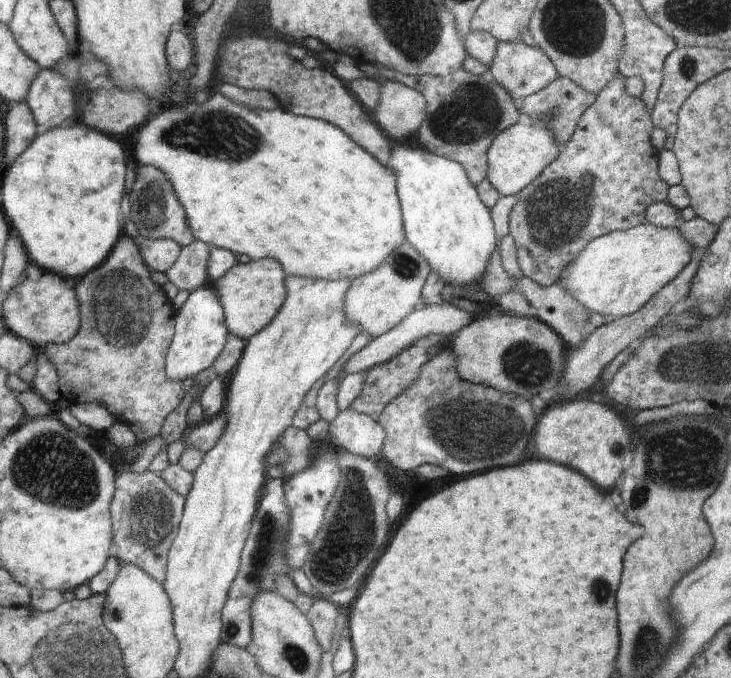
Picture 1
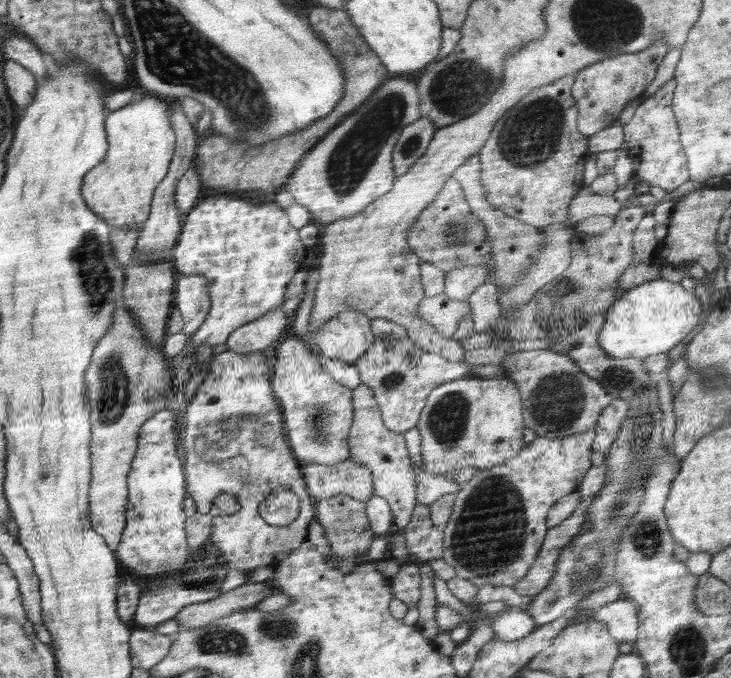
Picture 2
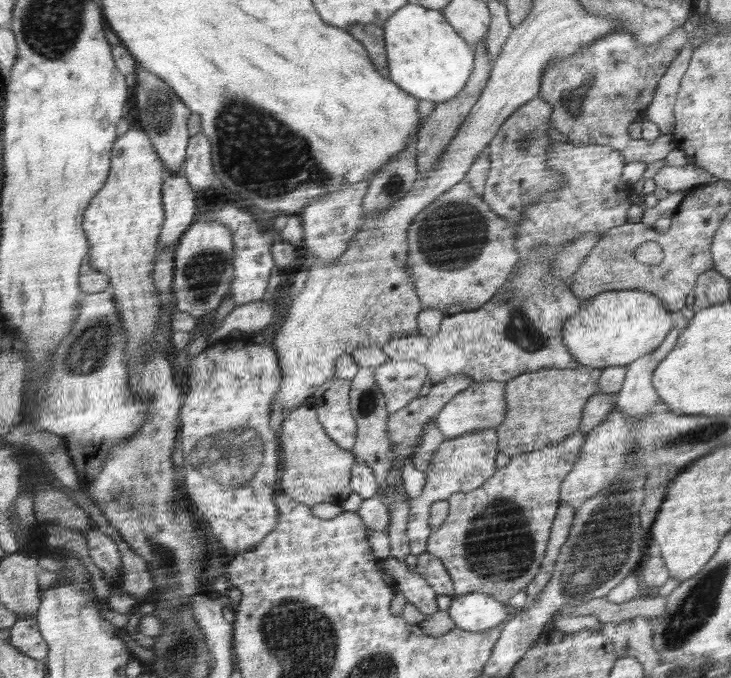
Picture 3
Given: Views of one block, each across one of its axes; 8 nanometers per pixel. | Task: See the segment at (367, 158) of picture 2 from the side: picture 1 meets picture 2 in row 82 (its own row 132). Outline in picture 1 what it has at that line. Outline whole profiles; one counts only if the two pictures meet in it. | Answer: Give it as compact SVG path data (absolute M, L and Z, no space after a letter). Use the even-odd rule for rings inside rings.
M392 80L381 83L380 104L374 118L394 142L416 134L427 118L427 100L418 90Z

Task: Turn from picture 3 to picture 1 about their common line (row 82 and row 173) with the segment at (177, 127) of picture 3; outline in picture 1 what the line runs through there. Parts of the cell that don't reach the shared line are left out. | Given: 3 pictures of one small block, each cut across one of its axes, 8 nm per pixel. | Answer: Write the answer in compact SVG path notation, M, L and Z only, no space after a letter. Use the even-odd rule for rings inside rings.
M138 165L136 180L129 196L130 206L132 206L130 218L138 230L138 237L141 240L172 240L178 243L181 248L191 245L195 241L187 223L186 211L180 204L179 198L176 198L175 190L172 190L172 183L168 180L168 175L164 174L160 168Z

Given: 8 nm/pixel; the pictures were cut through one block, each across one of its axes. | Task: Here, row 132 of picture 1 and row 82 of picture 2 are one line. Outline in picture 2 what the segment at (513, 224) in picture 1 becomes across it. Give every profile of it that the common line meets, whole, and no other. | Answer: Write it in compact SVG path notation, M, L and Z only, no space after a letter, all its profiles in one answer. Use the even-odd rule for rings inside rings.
M656 41L650 48L638 53L626 53L608 57L603 61L585 66L575 73L575 83L572 88L573 97L578 104L578 127L588 137L604 130L619 120L620 113L631 101L642 95L656 77L659 64L669 51L664 41Z

